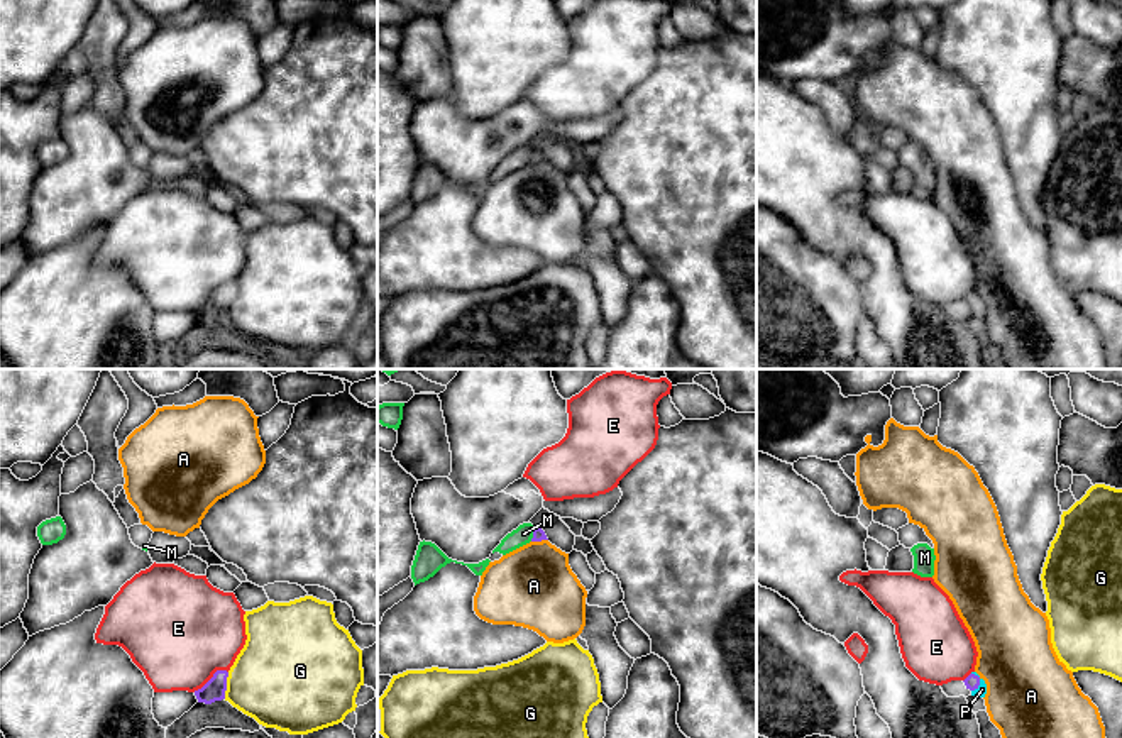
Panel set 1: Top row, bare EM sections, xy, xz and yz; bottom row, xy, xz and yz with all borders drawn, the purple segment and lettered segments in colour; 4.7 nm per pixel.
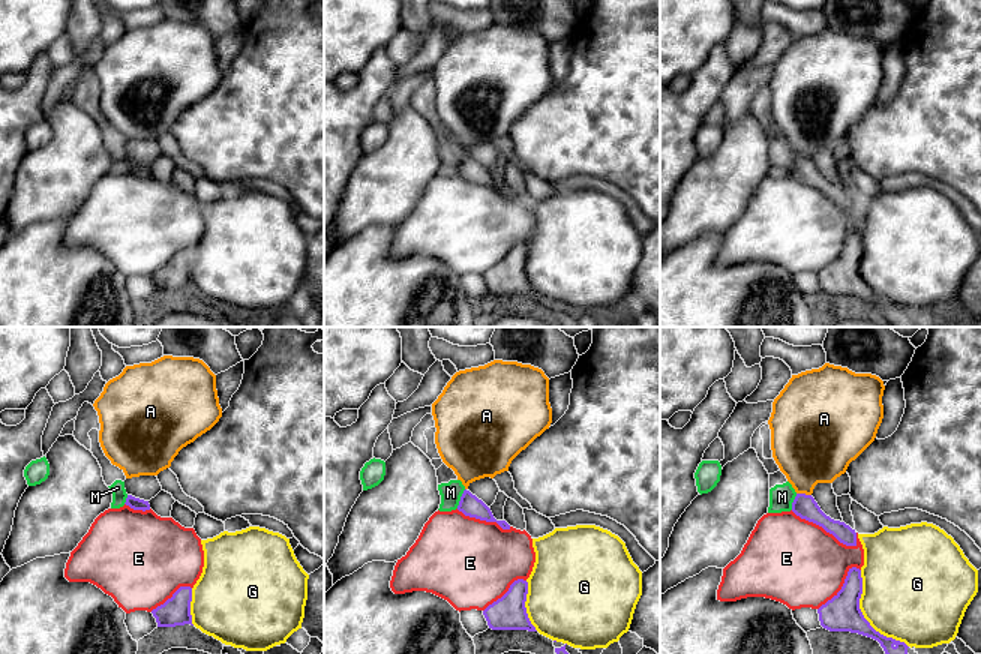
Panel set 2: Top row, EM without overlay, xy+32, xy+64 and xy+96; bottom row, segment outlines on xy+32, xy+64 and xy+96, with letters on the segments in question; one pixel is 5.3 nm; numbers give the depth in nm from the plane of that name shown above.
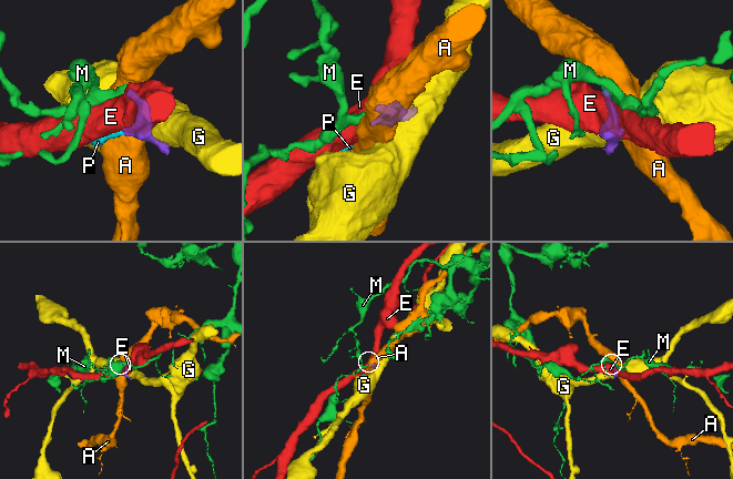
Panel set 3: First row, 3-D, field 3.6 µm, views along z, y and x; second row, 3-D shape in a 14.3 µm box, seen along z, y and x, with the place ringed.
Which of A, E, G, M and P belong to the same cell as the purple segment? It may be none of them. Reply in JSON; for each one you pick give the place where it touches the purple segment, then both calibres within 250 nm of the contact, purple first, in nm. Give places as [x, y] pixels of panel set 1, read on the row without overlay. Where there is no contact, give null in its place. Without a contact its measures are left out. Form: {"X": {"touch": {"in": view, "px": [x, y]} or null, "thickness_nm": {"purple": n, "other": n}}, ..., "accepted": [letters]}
{"P": {"touch": {"in": "yz", "px": [978, 302]}, "thickness_nm": {"purple": 70, "other": 50}}, "accepted": ["P"]}

